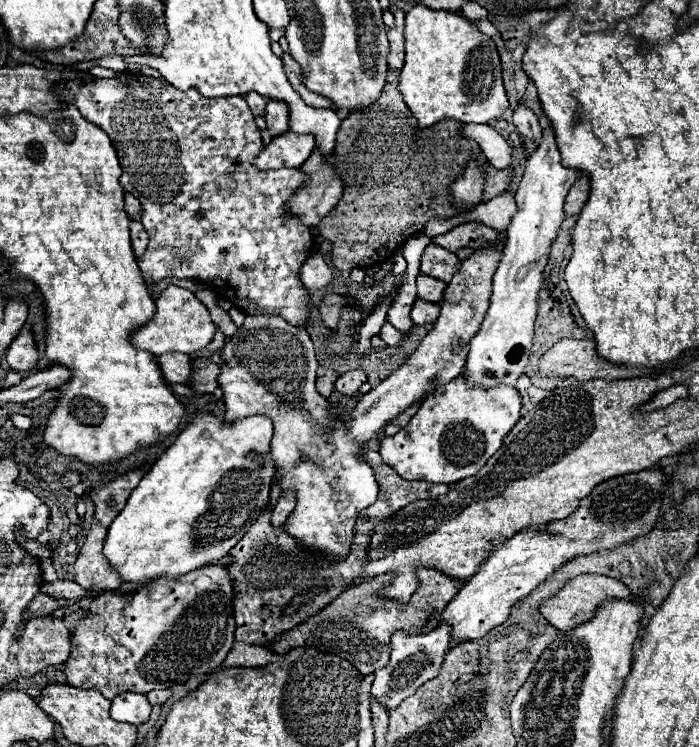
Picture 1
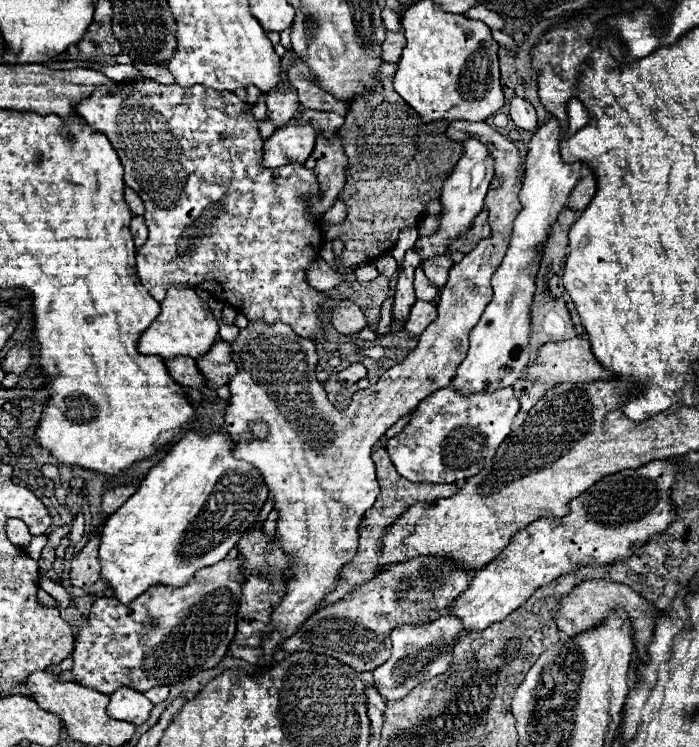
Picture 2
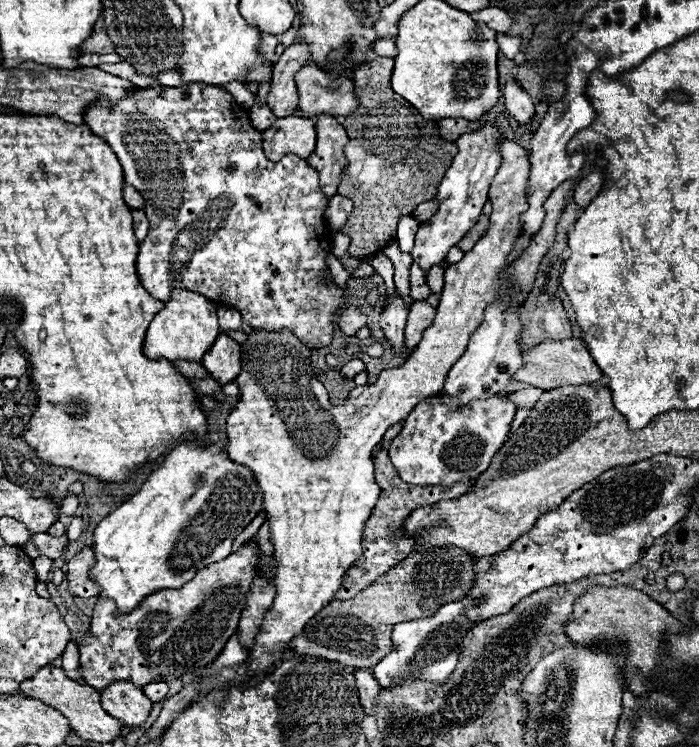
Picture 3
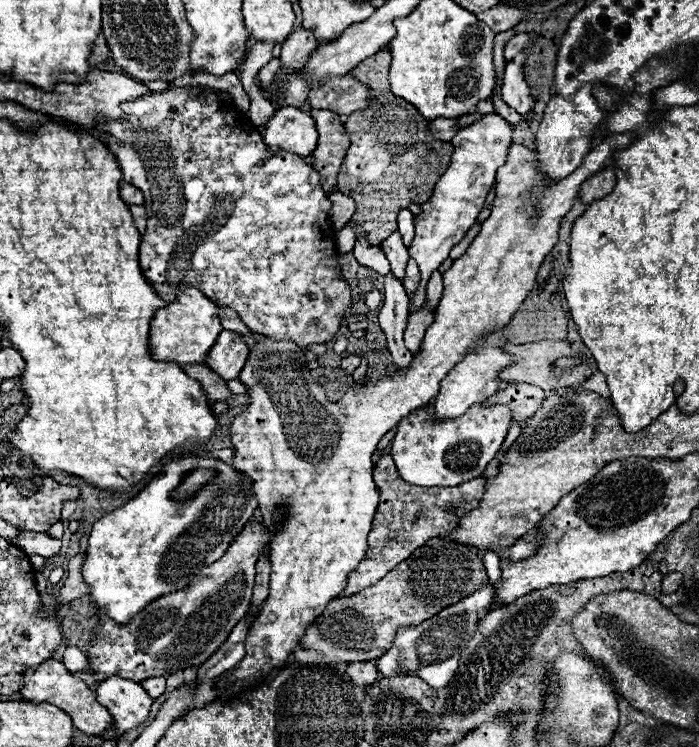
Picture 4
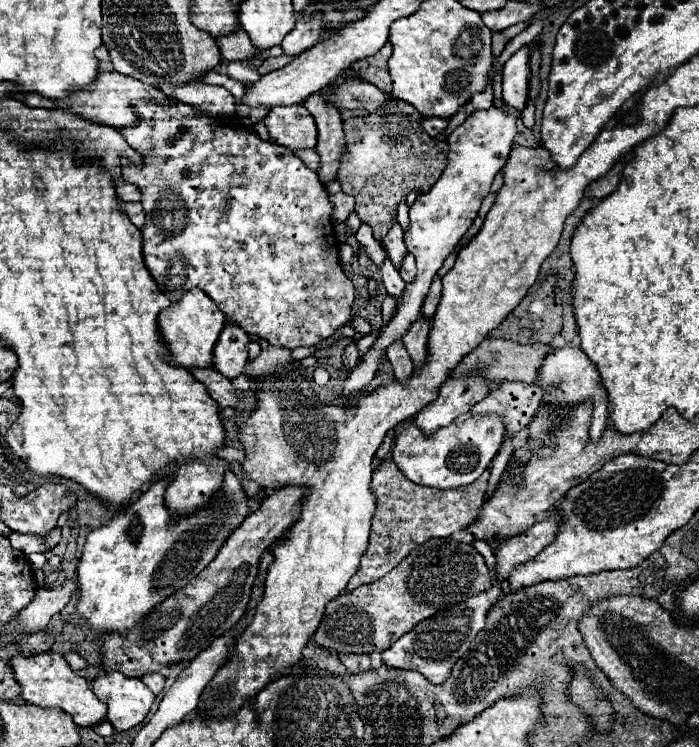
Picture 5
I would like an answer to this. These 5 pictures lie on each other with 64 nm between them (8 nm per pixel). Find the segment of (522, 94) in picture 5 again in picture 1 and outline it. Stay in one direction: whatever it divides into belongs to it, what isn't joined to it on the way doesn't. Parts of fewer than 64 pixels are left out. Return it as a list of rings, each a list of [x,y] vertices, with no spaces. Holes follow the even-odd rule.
[[[518,104],[514,108],[512,122],[518,128],[518,132],[524,136],[524,152],[526,156],[530,156],[532,148],[536,148],[536,140],[540,140],[540,134],[542,134],[536,114],[526,104]]]

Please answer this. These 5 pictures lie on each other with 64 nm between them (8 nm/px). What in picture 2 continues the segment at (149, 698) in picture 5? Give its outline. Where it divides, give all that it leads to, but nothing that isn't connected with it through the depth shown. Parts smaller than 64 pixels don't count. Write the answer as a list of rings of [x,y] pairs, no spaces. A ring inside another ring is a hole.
[[[128,686],[114,690],[108,698],[110,698],[108,708],[106,708],[108,716],[116,720],[126,720],[136,726],[148,720],[150,710],[154,706],[142,692],[136,692],[134,688],[128,688]]]

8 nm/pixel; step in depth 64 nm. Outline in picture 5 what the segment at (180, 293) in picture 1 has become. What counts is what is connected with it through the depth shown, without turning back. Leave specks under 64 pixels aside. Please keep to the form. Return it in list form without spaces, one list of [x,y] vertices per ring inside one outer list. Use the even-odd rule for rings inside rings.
[[[198,288],[188,290],[178,302],[162,310],[158,316],[158,326],[162,330],[164,342],[172,352],[172,360],[184,368],[212,368],[212,354],[216,340],[224,328],[226,316],[216,308],[216,304]]]

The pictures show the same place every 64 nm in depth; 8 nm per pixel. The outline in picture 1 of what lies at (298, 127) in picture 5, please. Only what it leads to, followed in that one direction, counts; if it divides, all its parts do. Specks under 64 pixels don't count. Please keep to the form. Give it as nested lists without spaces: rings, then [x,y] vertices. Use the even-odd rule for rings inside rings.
[[[288,130],[280,136],[274,136],[274,140],[258,154],[258,158],[252,164],[256,164],[256,168],[260,170],[302,166],[312,154],[314,146],[316,140],[312,134],[296,134]]]

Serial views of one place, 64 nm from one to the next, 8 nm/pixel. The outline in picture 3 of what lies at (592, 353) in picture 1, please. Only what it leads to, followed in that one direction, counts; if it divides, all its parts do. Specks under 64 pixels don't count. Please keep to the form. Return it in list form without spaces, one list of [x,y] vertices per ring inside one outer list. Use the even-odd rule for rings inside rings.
[[[566,338],[566,340],[544,340],[536,344],[530,350],[522,350],[522,368],[518,368],[516,374],[512,374],[512,380],[524,382],[524,384],[536,384],[536,388],[560,388],[564,384],[592,384],[598,378],[602,378],[600,368],[592,360],[586,344],[578,338]]]

